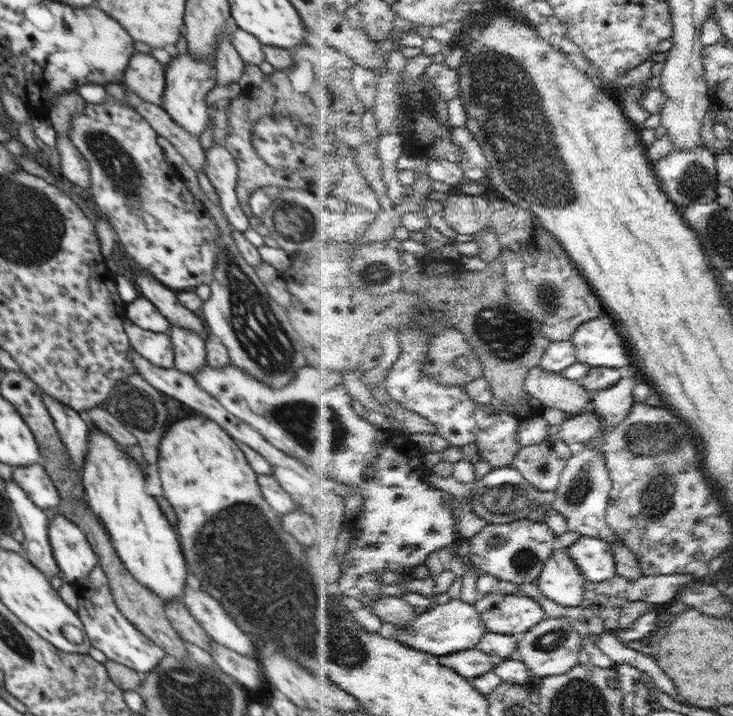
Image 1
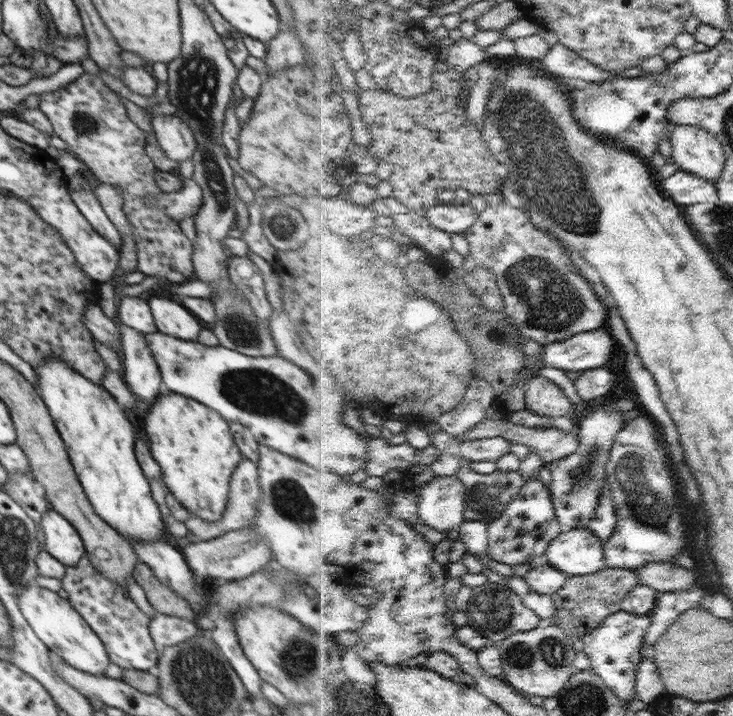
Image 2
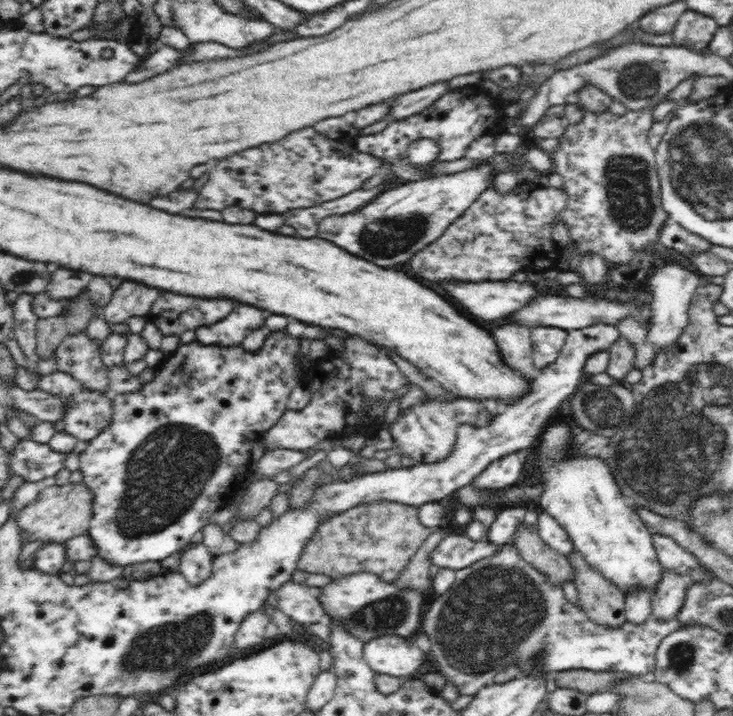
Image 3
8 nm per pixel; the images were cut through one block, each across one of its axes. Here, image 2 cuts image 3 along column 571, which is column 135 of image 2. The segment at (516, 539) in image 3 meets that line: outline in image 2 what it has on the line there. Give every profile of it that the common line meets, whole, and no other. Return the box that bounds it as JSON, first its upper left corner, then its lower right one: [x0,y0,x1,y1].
[132,561,198,623]

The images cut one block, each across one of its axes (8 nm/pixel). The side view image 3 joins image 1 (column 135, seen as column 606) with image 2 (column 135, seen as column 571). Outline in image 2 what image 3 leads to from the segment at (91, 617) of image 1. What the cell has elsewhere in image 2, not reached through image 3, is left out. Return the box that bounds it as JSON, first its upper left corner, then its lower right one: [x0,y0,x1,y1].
[62,554,160,671]

